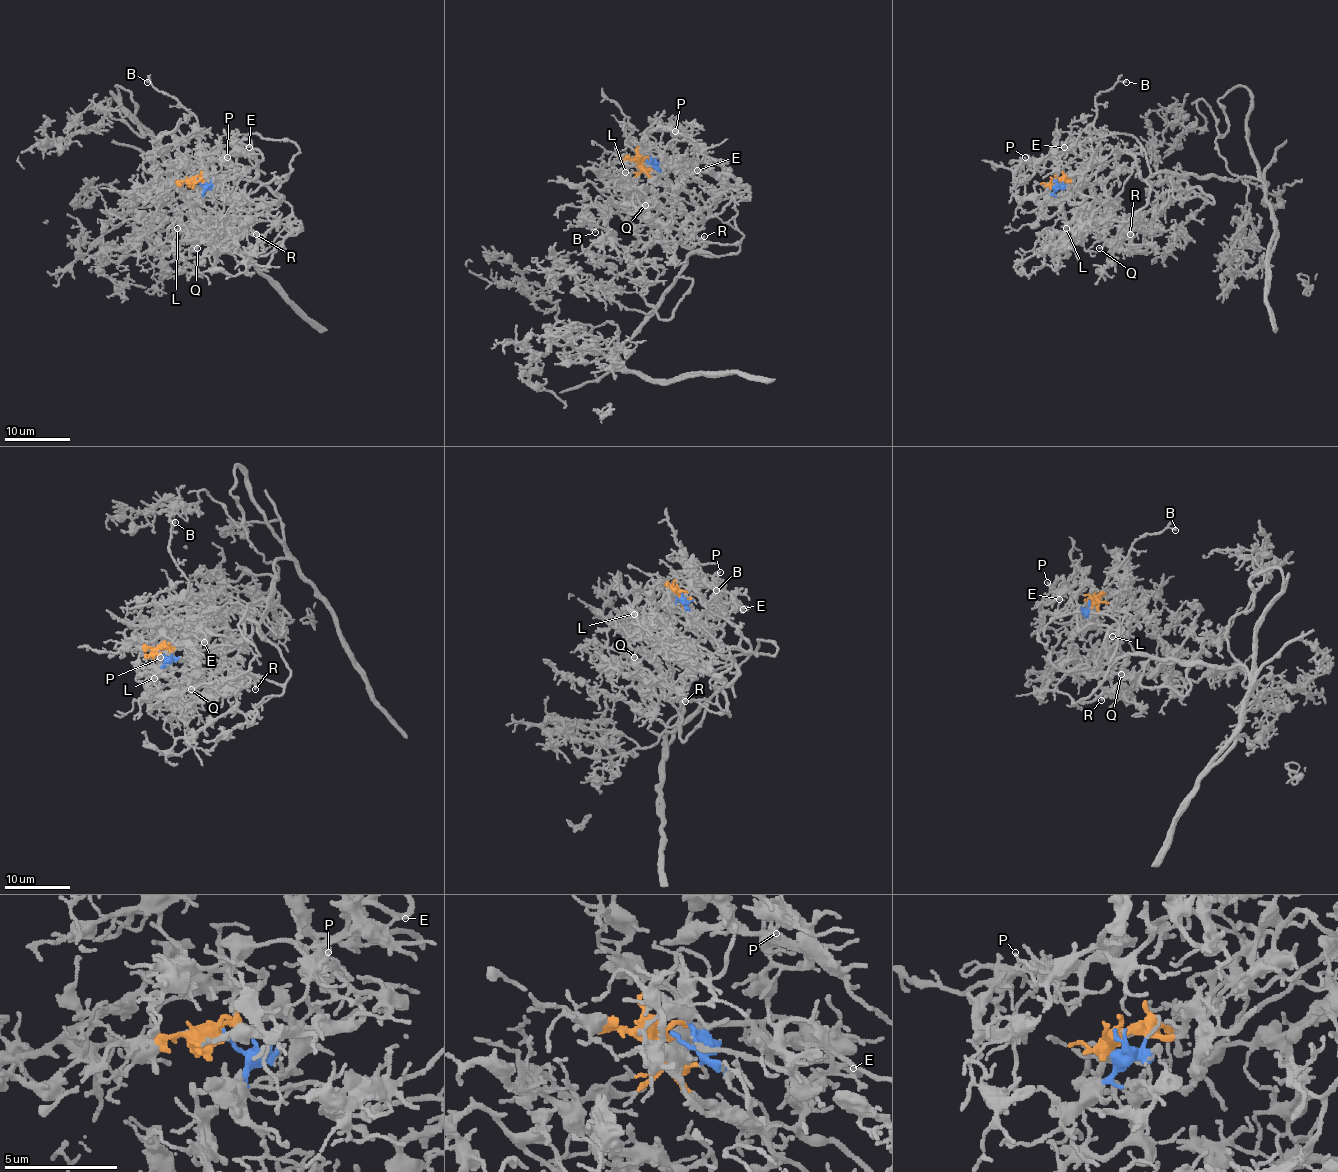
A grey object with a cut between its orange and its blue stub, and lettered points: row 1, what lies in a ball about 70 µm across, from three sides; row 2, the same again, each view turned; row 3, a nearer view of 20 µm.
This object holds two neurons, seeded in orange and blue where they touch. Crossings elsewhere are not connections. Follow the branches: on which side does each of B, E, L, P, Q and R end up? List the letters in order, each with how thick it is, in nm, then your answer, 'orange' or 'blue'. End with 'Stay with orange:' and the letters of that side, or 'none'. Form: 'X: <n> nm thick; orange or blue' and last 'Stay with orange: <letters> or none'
B: 110 nm thick; orange
E: 200 nm thick; orange
L: 140 nm thick; orange
P: 150 nm thick; orange
Q: 100 nm thick; orange
R: 170 nm thick; orange
Stay with orange: B, E, L, P, Q, R

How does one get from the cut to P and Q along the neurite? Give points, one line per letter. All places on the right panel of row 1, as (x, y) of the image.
P: (1054, 181), (1087, 179), (1100, 161), (1090, 151), (1078, 155), (1065, 142), (1032, 166), (1024, 156)
Q: (1054, 181), (1087, 179), (1115, 150), (1136, 161), (1149, 196), (1121, 240), (1098, 248)

